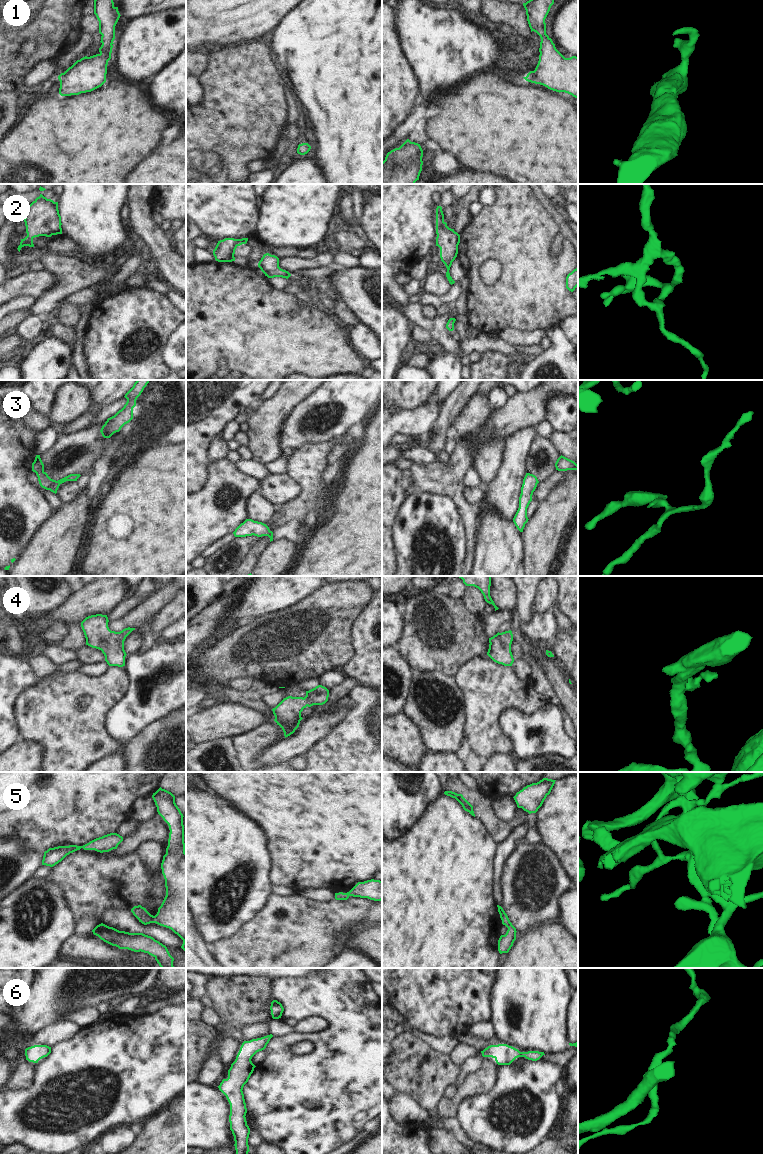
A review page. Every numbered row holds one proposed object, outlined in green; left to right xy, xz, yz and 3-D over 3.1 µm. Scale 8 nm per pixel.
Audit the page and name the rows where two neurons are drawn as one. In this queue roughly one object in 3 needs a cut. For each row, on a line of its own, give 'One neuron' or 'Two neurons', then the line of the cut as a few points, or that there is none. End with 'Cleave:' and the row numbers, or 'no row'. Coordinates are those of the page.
1: One neuron. No split
2: One neuron. No split
3: One neuron. No split
4: One neuron. No split
5: One neuron. No split
6: One neuron. No split
Cleave: no row

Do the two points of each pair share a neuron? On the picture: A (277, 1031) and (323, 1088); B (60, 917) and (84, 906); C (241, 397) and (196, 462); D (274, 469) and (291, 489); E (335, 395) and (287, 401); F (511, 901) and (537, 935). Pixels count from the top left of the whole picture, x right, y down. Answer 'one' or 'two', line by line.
A: two
B: two
C: one
D: two
E: two
F: two

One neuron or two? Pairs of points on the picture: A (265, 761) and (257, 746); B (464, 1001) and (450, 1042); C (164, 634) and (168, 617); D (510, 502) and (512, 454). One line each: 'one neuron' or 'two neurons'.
A: two neurons
B: two neurons
C: two neurons
D: one neuron

